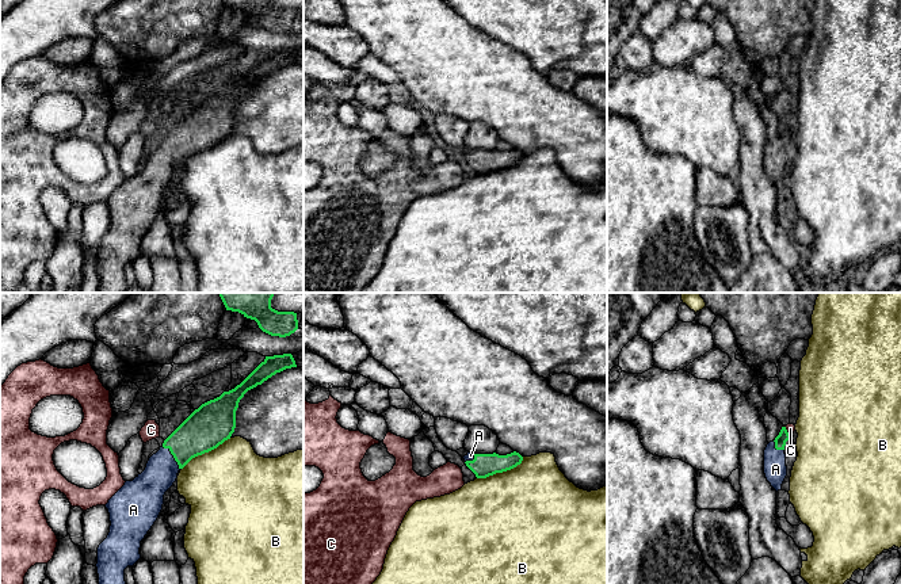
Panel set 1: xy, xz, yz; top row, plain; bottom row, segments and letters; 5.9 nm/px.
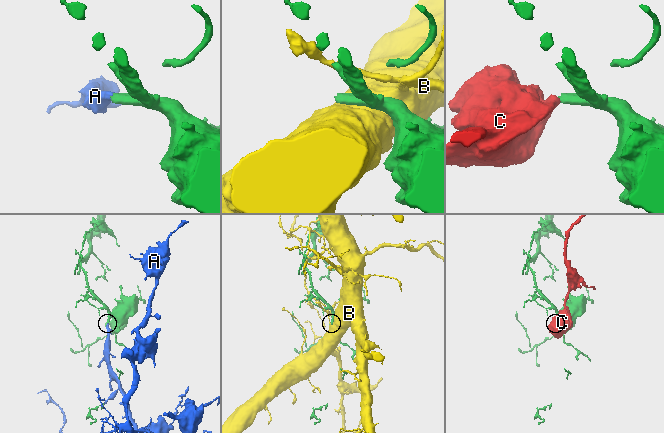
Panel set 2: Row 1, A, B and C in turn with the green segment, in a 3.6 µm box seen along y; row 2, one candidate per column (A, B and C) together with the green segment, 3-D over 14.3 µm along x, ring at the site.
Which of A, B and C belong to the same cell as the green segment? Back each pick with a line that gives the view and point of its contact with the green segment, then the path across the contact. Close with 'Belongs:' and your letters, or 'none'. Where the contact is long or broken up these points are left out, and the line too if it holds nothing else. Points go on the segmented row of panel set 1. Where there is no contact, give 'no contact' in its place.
Belongs: none

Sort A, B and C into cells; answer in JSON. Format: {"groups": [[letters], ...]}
{"groups": [["A"], ["B"], ["C"]]}

